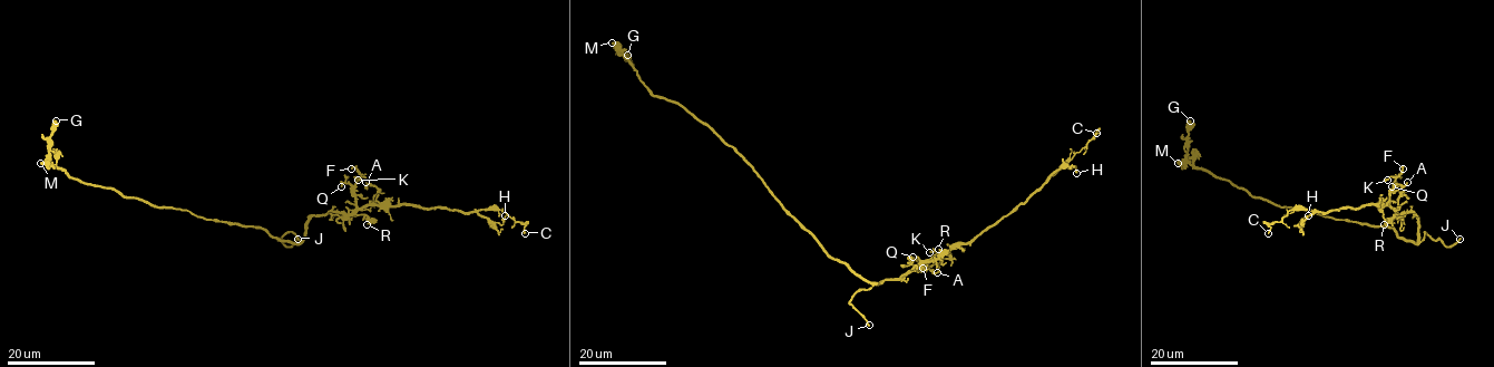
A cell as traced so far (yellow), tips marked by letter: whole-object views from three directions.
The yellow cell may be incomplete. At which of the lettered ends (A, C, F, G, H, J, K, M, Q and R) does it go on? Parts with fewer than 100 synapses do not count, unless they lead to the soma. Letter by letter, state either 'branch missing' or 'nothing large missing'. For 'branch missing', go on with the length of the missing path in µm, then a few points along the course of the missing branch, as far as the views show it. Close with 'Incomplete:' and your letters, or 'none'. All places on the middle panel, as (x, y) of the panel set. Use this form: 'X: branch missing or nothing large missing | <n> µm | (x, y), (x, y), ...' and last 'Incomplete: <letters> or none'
A: nothing large missing
C: nothing large missing
F: nothing large missing
G: nothing large missing
H: nothing large missing
J: branch missing | 15 µm
K: nothing large missing
M: nothing large missing
Q: nothing large missing
R: nothing large missing
Incomplete: J

